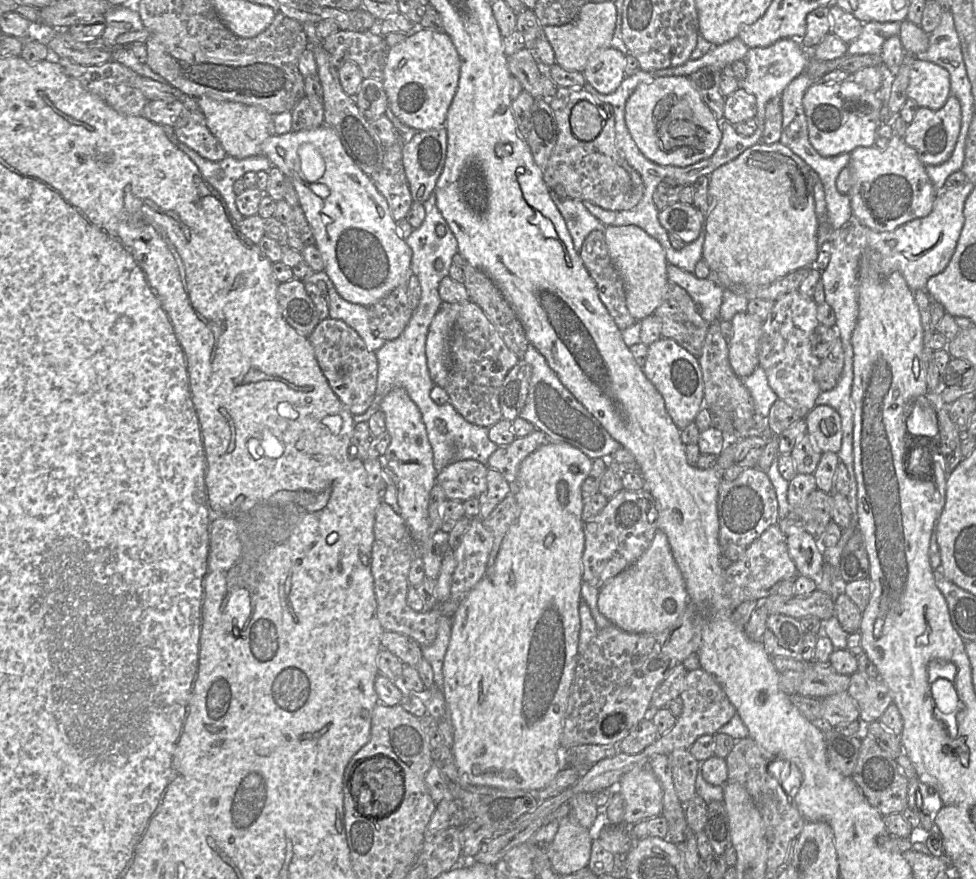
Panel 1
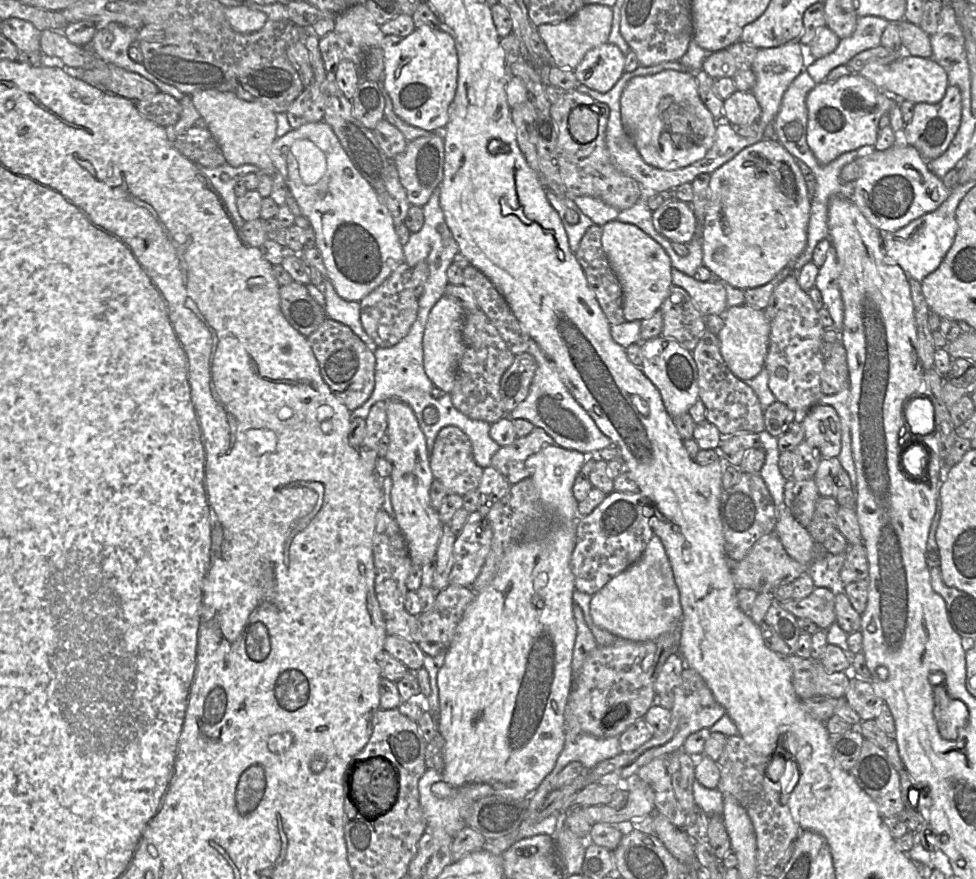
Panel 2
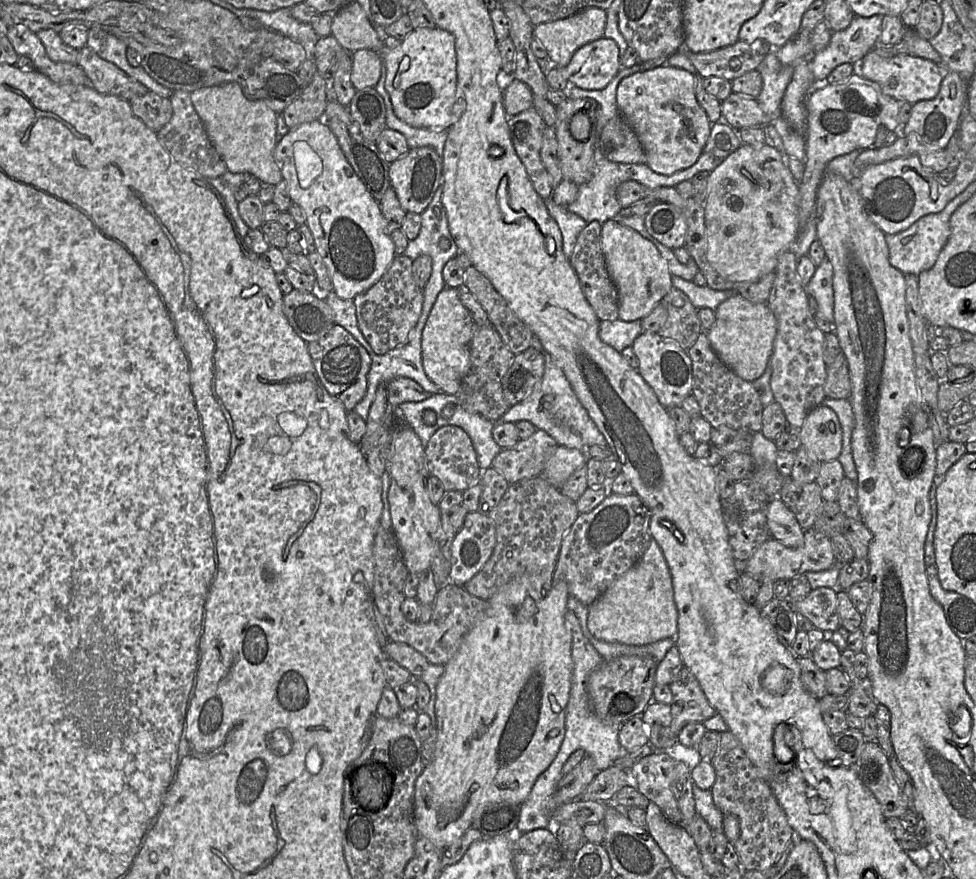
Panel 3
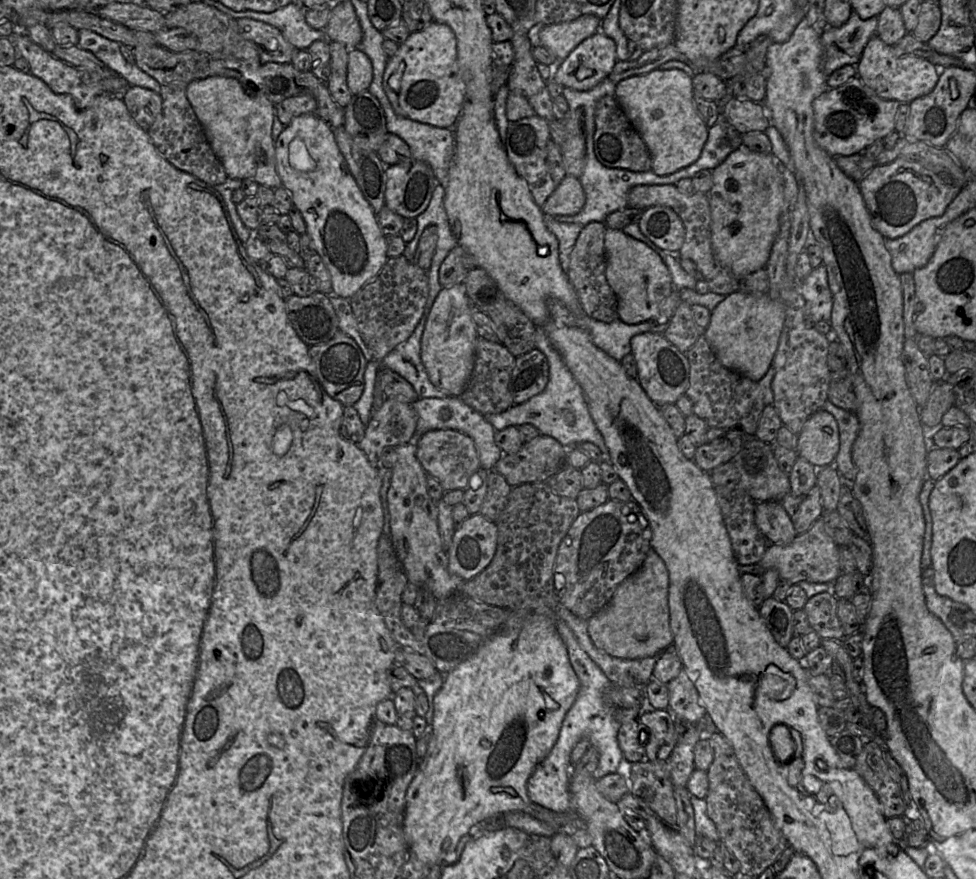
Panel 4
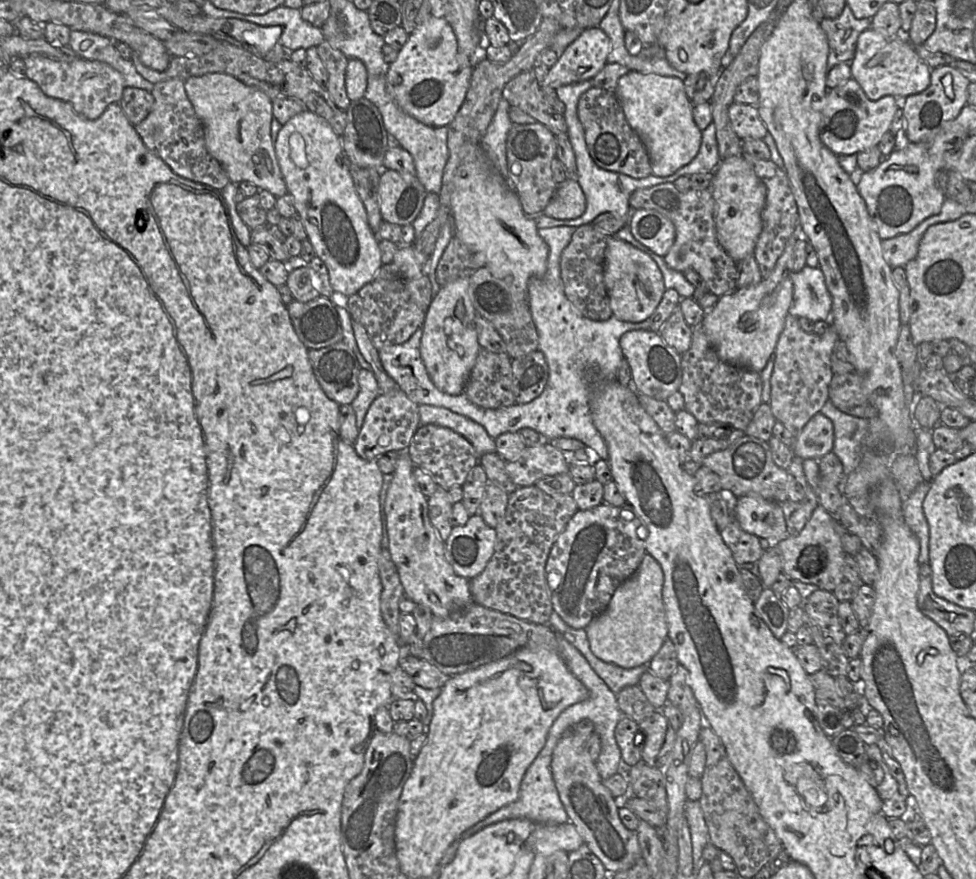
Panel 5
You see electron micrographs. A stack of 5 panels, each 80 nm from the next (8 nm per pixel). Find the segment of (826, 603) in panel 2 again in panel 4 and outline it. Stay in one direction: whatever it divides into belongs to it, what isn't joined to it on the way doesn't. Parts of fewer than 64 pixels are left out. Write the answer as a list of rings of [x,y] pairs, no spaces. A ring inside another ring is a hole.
[[[824,591],[808,598],[804,605],[803,610],[811,628],[822,639],[841,641],[846,636],[837,613],[838,601],[834,593]]]

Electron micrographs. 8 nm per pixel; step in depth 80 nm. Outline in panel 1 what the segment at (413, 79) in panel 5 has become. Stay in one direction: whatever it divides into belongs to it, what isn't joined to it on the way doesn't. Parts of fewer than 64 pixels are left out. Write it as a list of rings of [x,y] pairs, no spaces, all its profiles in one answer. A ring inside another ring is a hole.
[[[416,27],[416,32],[389,48],[384,68],[387,105],[406,126],[420,131],[445,127],[460,76],[460,57],[444,31]]]

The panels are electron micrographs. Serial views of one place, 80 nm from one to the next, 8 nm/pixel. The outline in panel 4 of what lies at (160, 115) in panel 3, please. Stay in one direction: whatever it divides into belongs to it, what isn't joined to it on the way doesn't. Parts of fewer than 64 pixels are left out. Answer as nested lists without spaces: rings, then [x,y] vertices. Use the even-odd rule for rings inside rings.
[[[129,86],[121,98],[135,123],[148,130],[162,111],[159,93],[139,86]]]

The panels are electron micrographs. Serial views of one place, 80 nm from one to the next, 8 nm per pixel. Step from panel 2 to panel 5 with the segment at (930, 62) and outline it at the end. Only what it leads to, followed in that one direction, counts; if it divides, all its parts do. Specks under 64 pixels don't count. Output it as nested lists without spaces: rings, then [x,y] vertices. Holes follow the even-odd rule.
[[[873,28],[864,30],[857,39],[855,55],[850,67],[852,78],[859,83],[866,96],[872,101],[887,95],[901,100],[921,93],[930,84],[931,68],[918,57],[913,44],[903,34],[884,36]]]

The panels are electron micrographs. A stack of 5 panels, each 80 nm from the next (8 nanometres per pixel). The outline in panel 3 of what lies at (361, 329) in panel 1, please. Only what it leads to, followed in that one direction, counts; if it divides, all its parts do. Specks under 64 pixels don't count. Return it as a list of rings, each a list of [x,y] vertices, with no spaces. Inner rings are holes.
[[[331,290],[327,293],[325,301],[331,308],[334,324],[342,326],[352,334],[352,336],[366,349],[372,359],[372,356],[375,356],[374,351],[358,327],[356,308],[353,300],[341,299]]]

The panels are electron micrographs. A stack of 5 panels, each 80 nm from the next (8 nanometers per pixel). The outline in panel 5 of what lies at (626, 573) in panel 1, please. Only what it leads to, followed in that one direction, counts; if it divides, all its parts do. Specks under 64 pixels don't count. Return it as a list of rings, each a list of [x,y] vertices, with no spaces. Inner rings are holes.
[[[646,553],[635,573],[615,589],[607,607],[585,628],[590,649],[597,658],[622,668],[648,665],[668,638],[663,584],[660,564]]]

